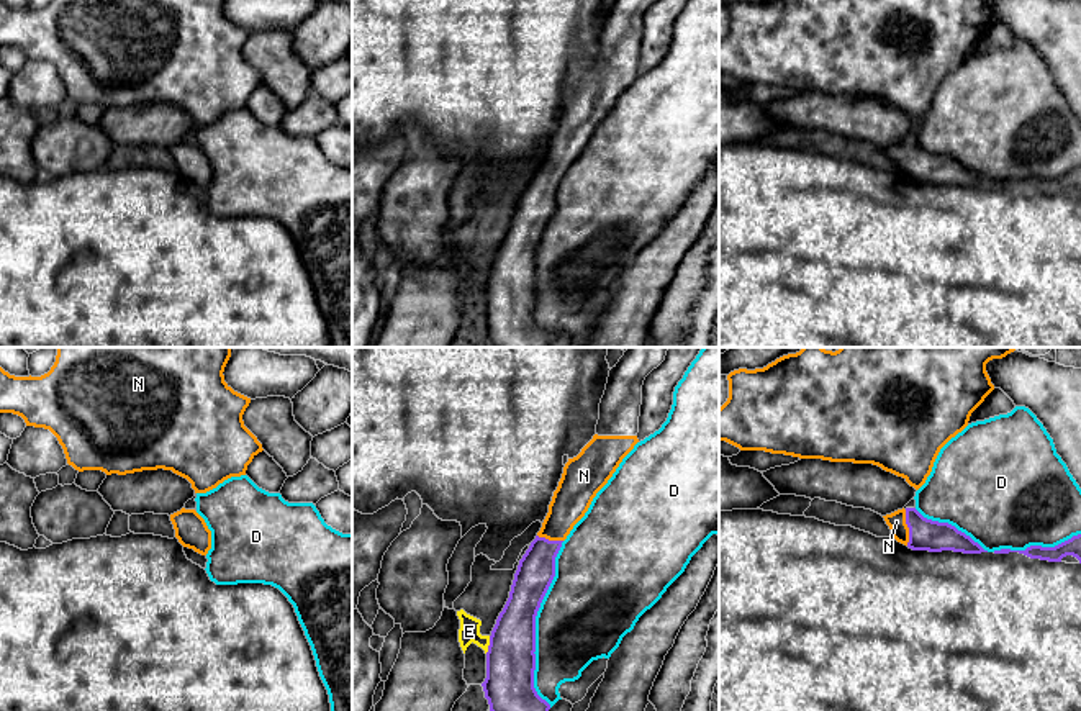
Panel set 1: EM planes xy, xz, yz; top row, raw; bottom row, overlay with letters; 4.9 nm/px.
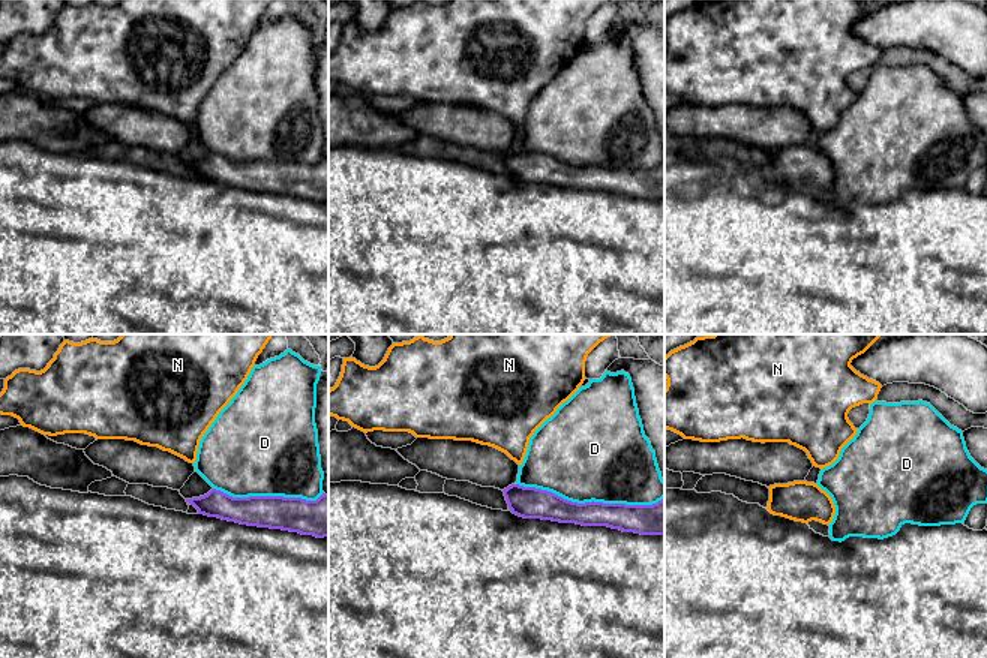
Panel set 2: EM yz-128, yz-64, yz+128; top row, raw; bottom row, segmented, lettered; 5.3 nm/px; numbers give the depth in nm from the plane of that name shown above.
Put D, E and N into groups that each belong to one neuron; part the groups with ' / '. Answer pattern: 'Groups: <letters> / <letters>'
Groups: D / E / N

